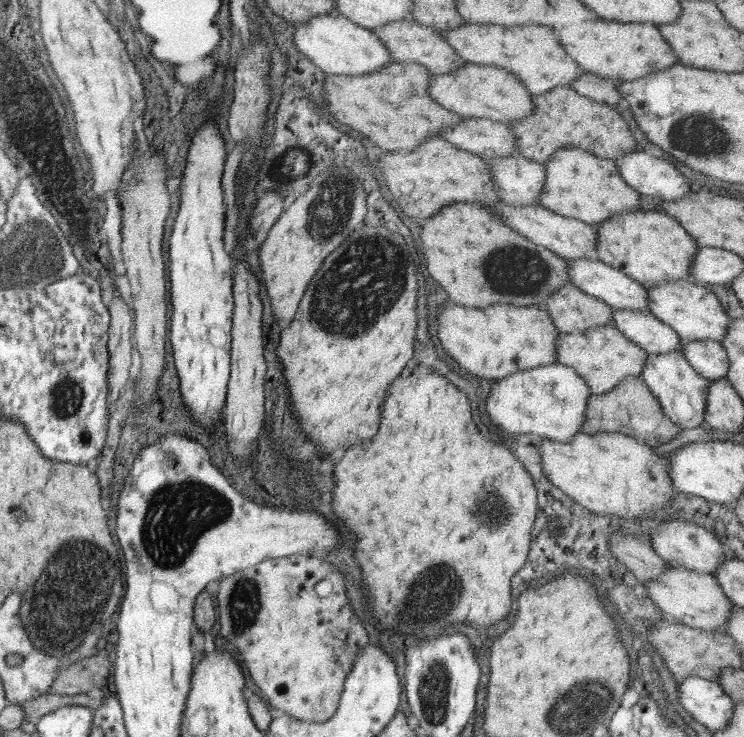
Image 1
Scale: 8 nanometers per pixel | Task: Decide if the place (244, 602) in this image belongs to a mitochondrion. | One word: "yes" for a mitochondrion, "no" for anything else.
yes

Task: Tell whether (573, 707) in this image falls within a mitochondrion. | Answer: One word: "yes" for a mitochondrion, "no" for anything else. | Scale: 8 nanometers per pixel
yes

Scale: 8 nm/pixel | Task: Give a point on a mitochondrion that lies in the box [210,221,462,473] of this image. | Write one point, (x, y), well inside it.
(359, 310)

